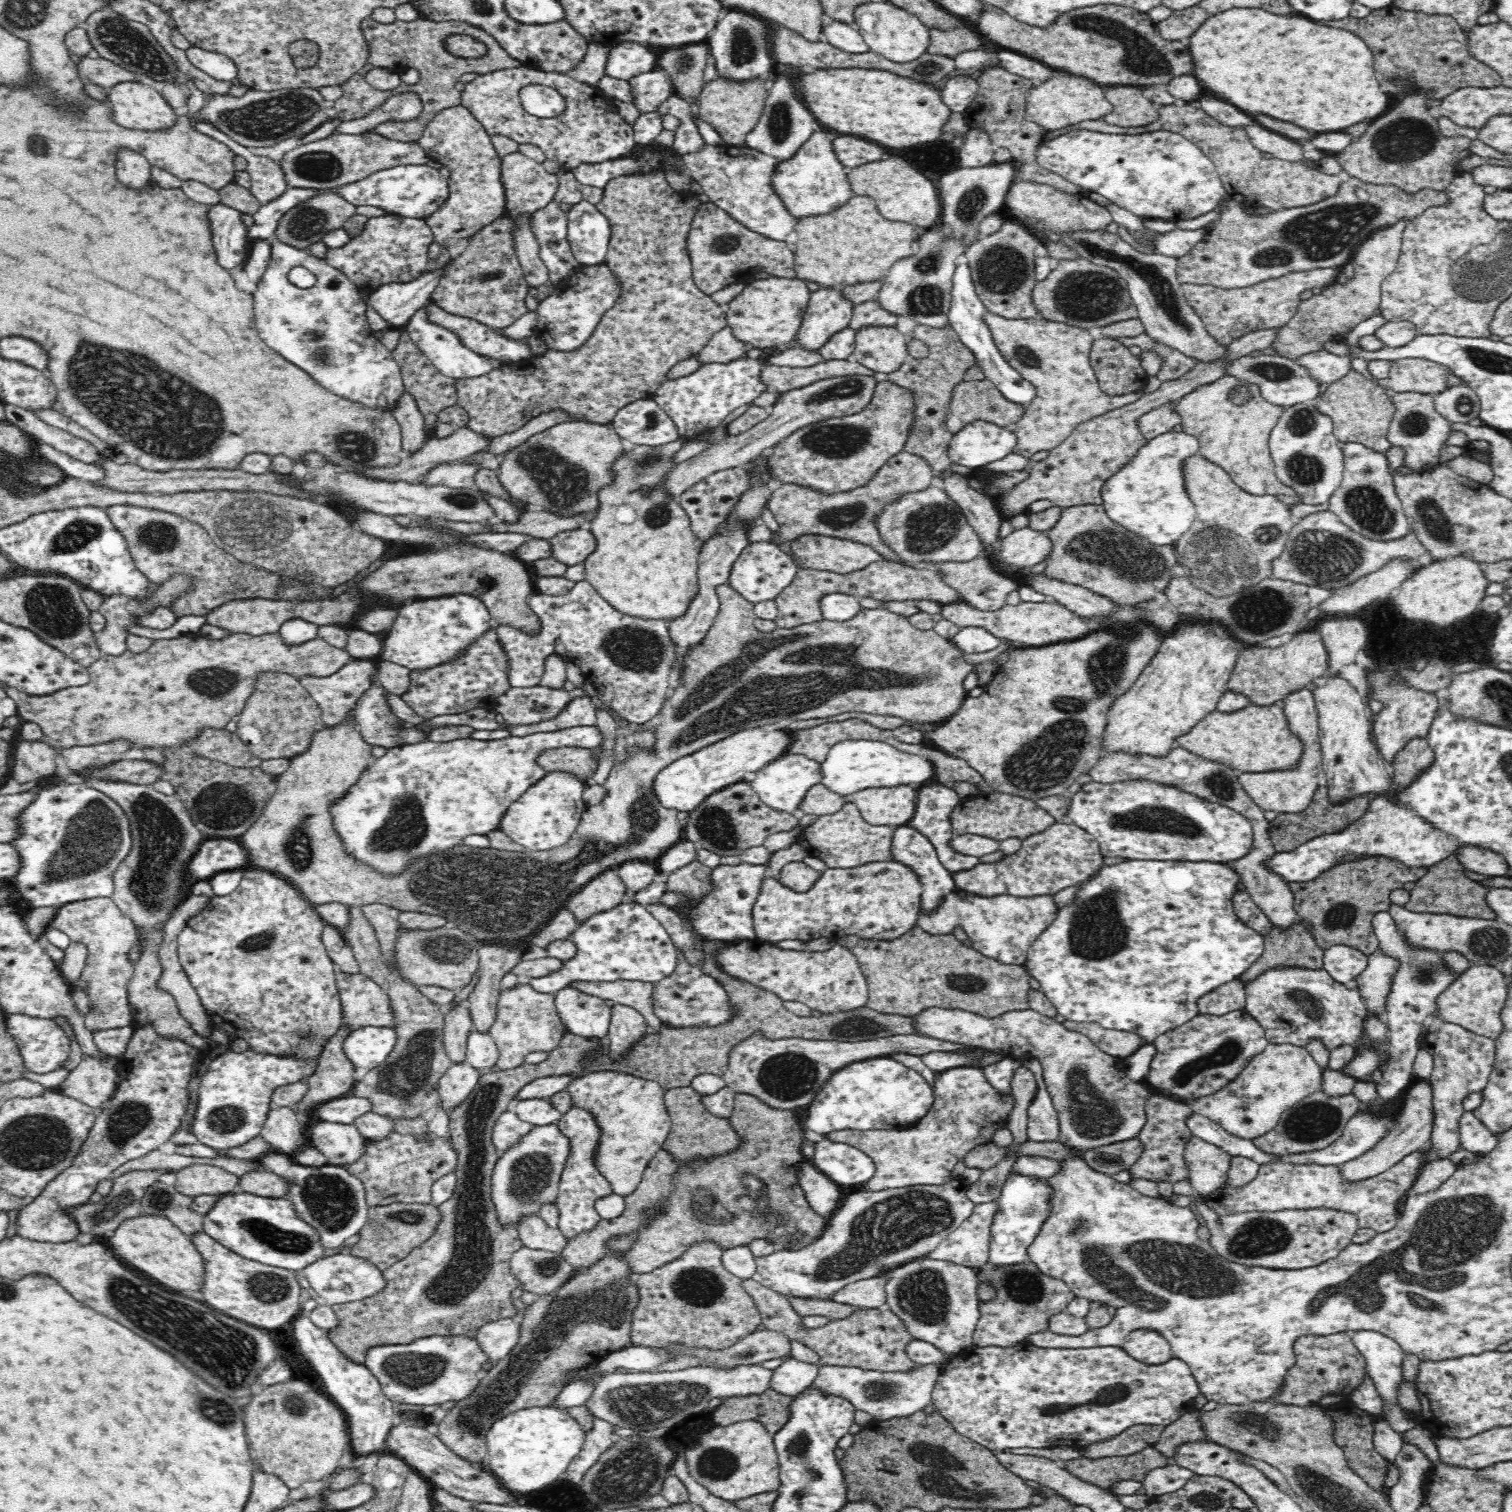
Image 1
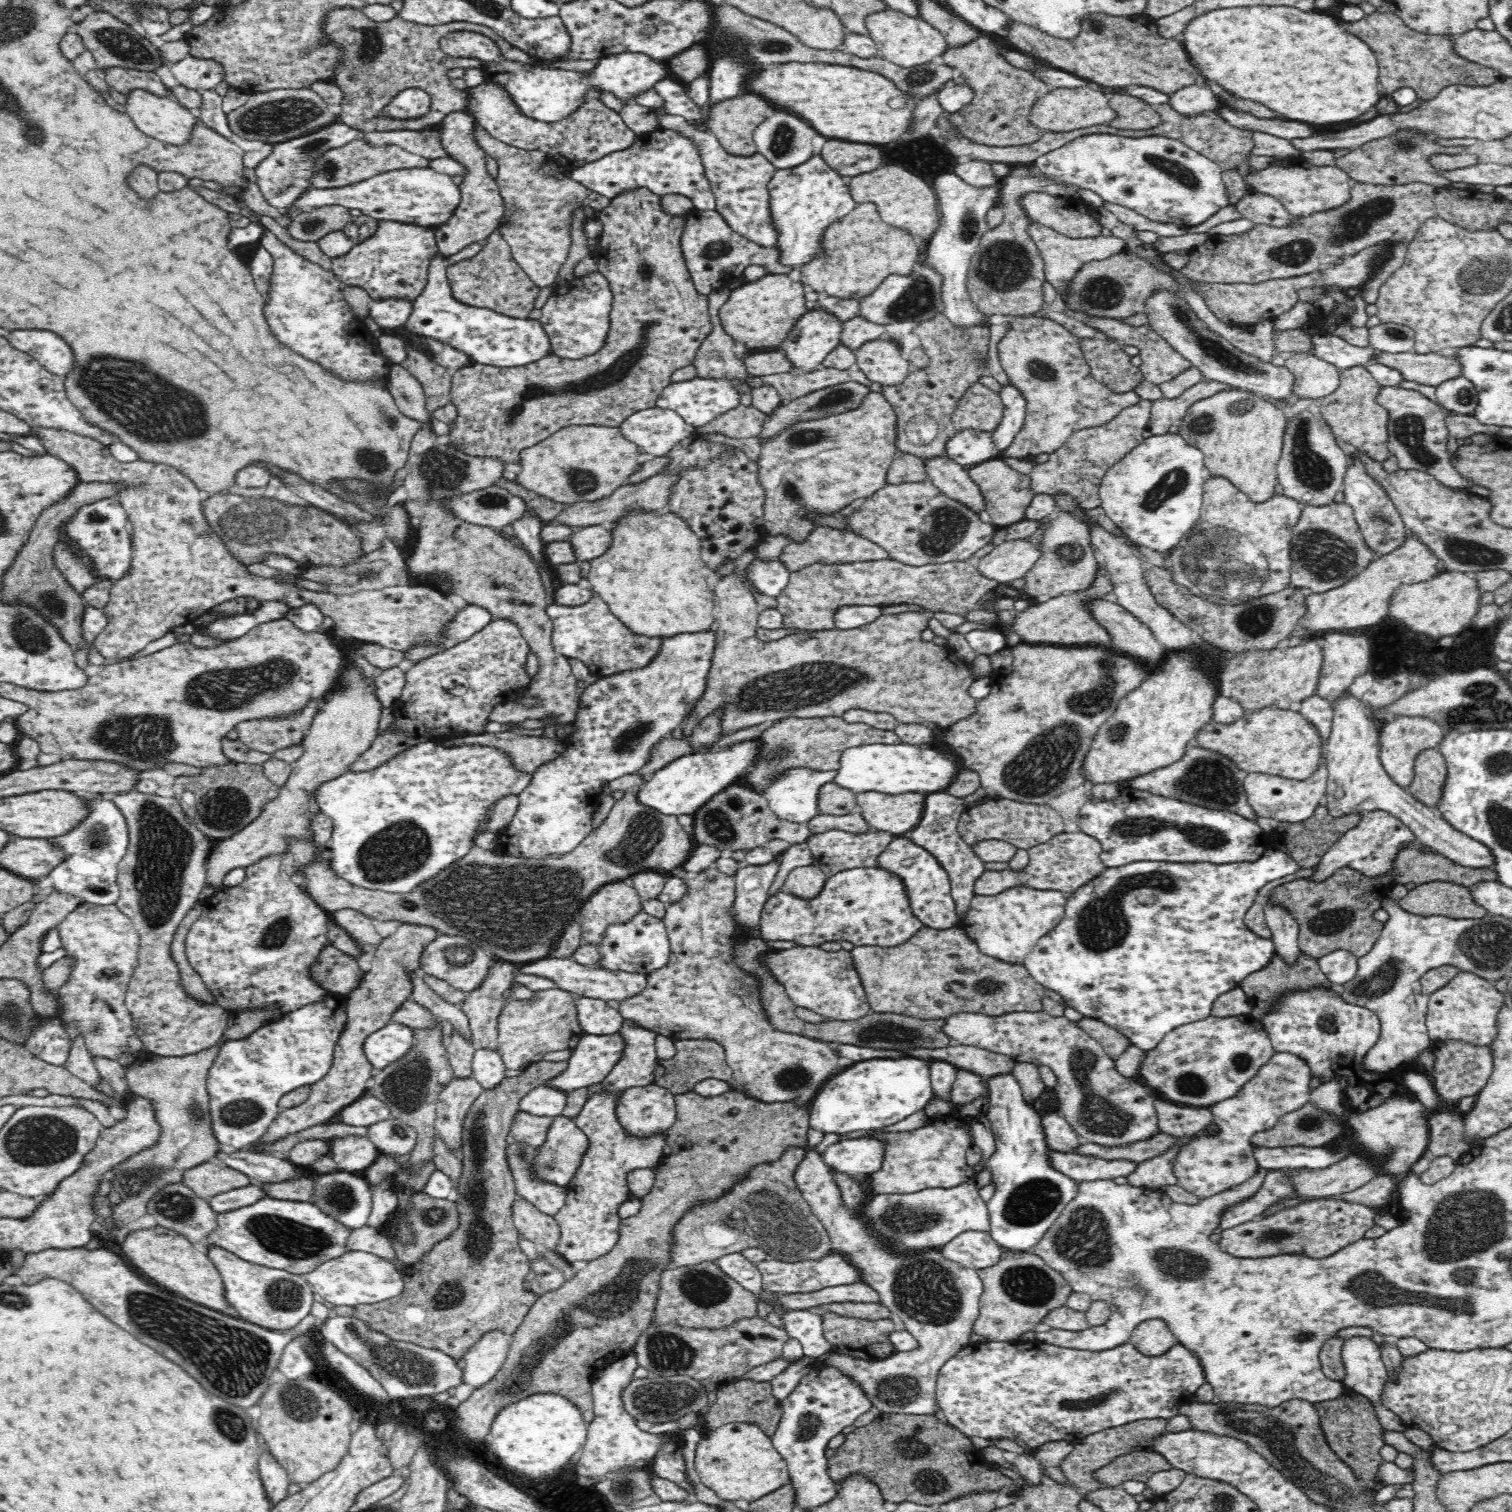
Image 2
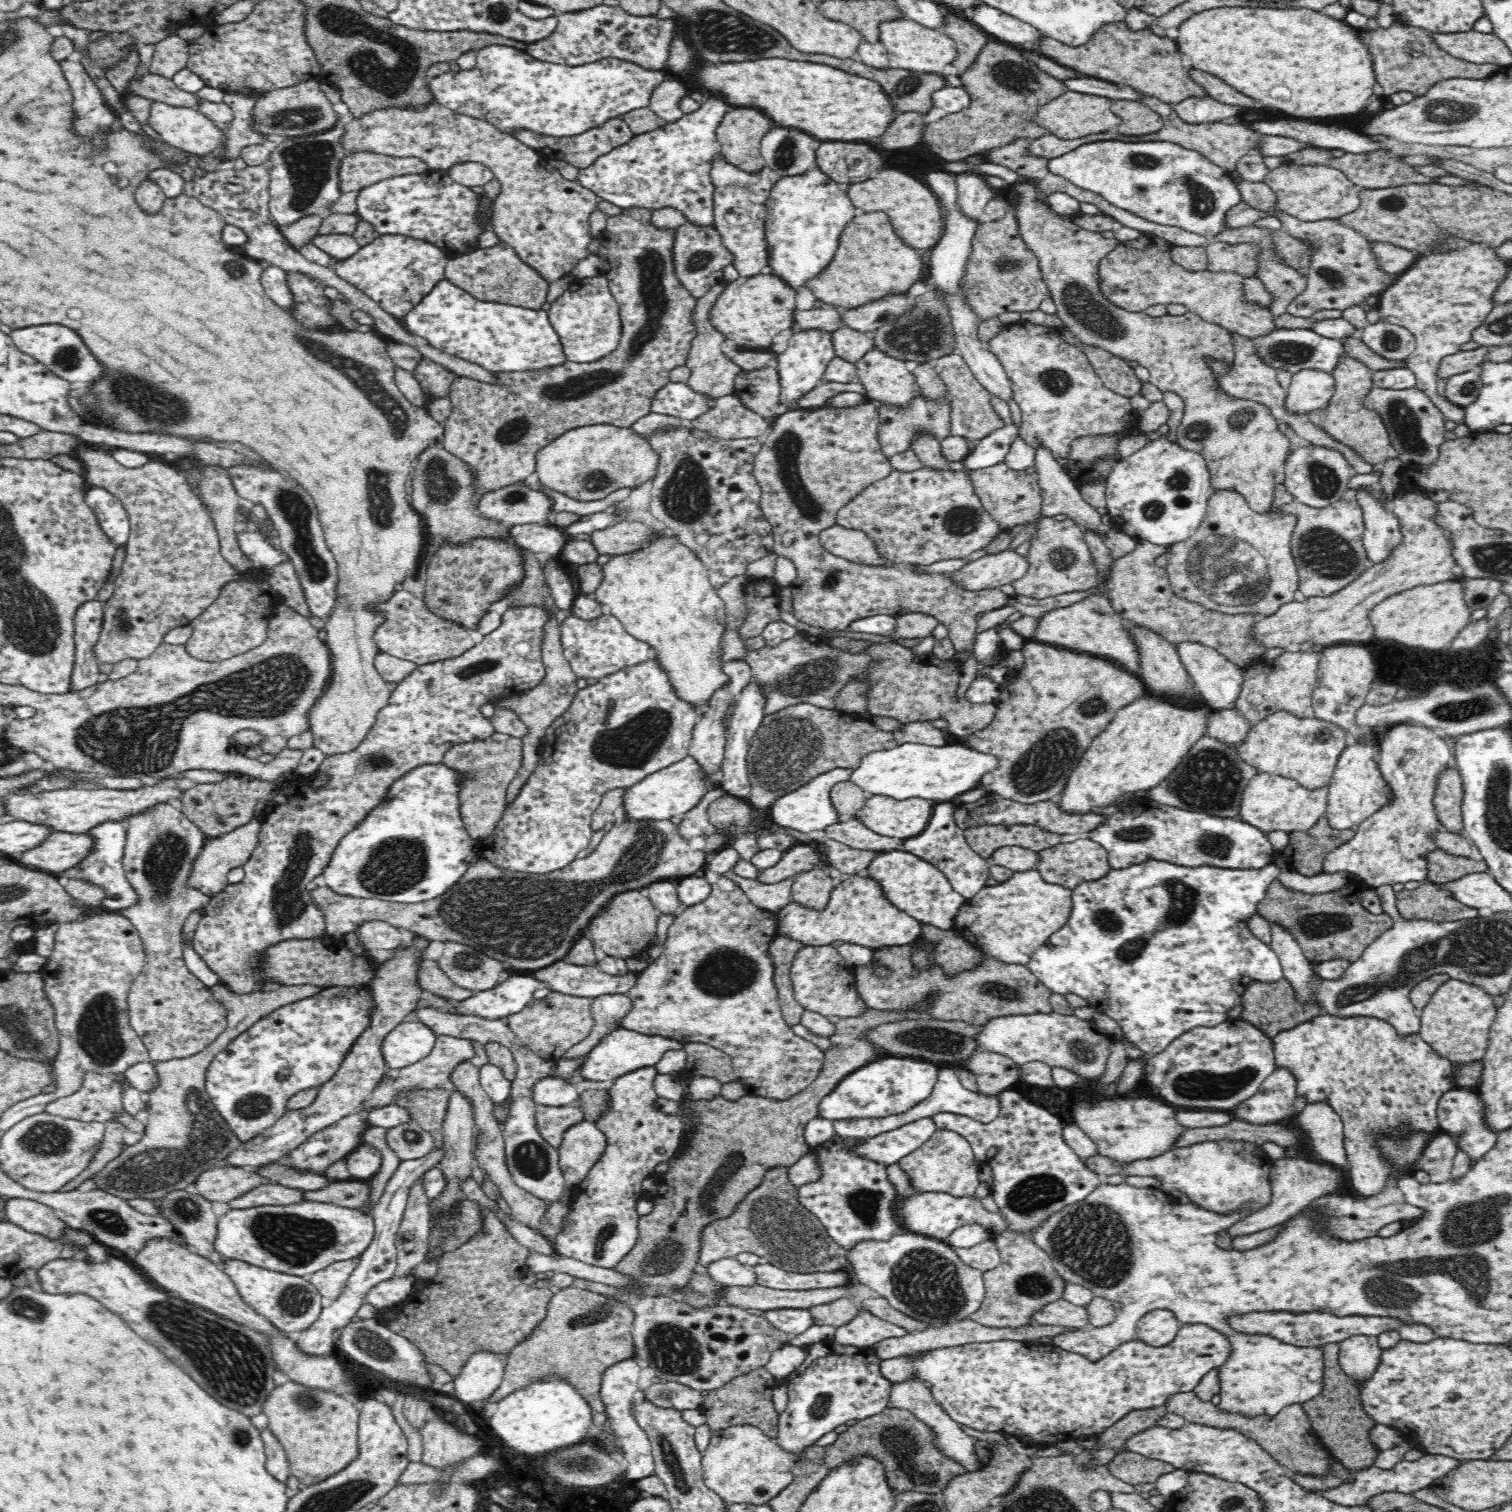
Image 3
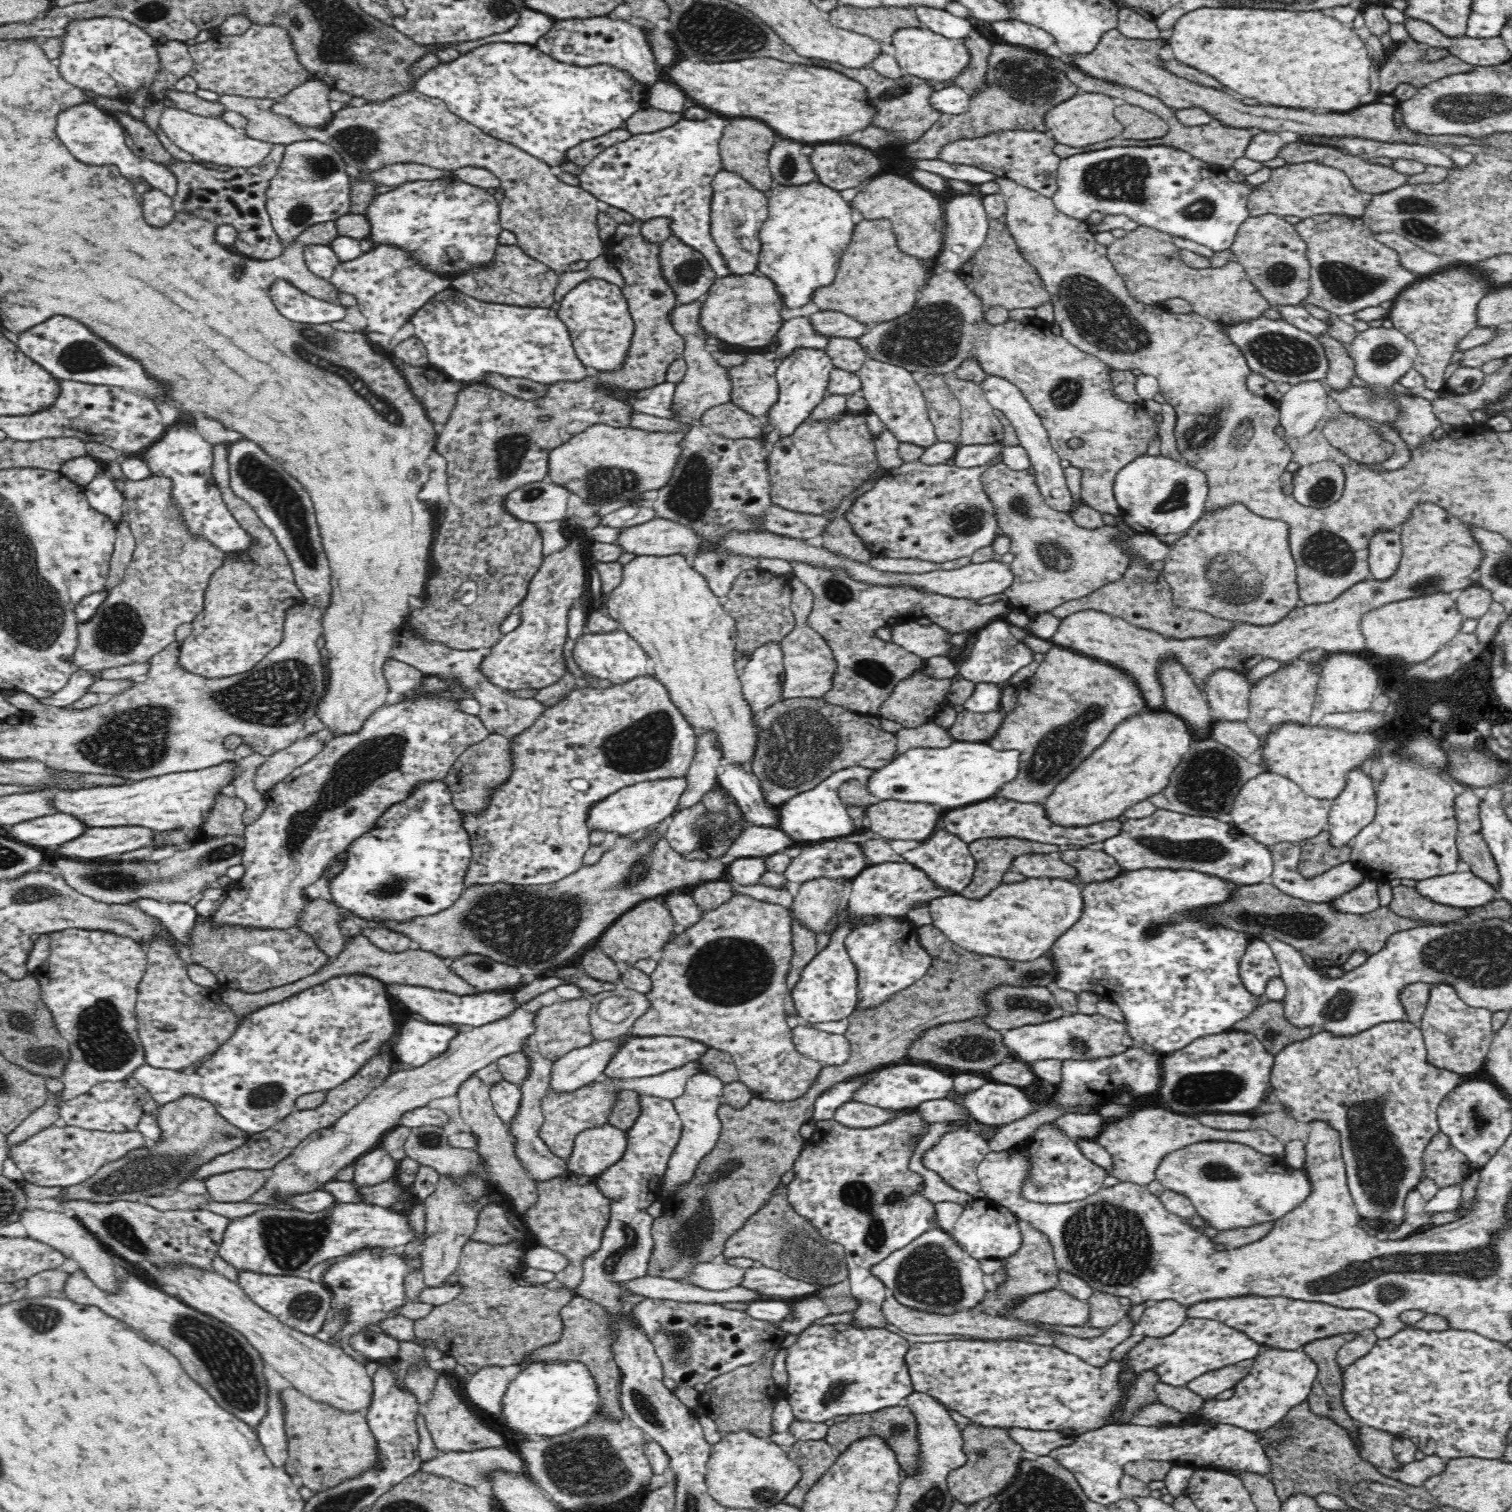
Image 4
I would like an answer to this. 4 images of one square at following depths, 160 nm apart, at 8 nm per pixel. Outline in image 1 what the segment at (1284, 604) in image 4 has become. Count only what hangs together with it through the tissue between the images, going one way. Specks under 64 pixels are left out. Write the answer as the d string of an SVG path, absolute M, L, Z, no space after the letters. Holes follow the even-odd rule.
M1199 454L1183 462L1183 473L1187 493L1197 510L1194 526L1174 544L1177 564L1181 564L1186 571L1183 578L1199 589L1223 597L1238 594L1243 588L1272 577L1273 561L1284 554L1290 531L1296 524L1296 519L1292 517L1292 506L1274 495L1258 496L1244 492L1222 467Z

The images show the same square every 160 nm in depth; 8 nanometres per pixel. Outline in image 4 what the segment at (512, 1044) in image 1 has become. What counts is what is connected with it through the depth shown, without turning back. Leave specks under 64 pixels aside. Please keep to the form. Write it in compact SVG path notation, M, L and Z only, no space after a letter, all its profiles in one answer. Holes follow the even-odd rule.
M586 997L540 1007L535 1016L536 1034L532 1034L528 1038L526 1045L532 1052L538 1053L555 1063L571 1050L592 1044L596 1039L592 1035L591 1024L589 1023L591 1008L591 1000Z

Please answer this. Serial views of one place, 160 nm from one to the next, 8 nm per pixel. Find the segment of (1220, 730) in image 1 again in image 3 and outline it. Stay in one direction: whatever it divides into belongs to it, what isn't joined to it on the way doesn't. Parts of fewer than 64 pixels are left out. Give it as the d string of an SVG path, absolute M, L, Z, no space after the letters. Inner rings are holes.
M1279 710L1251 725L1246 740L1236 747L1240 759L1258 773L1290 778L1307 790L1330 786L1341 752L1348 746L1347 734L1337 724L1316 718L1298 718Z

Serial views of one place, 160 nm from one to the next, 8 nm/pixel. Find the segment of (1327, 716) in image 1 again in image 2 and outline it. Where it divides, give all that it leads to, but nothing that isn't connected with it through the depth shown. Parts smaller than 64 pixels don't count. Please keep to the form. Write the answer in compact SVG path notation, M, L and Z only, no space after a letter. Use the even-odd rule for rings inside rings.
M1346 695L1333 706L1334 716L1331 734L1329 735L1329 741L1325 746L1324 752L1325 766L1329 775L1327 792L1323 801L1326 810L1334 818L1345 817L1349 814L1356 813L1364 814L1372 811L1386 811L1396 818L1399 818L1412 831L1420 841L1420 844L1431 848L1436 853L1440 853L1462 866L1469 866L1470 868L1482 868L1482 866L1485 866L1486 868L1492 869L1494 857L1492 857L1492 851L1485 844L1474 841L1472 838L1467 837L1466 834L1462 834L1454 829L1438 809L1420 803L1409 792L1403 790L1390 779L1390 776L1385 772L1380 761L1378 726L1374 724L1368 708L1363 700L1356 699L1353 695Z

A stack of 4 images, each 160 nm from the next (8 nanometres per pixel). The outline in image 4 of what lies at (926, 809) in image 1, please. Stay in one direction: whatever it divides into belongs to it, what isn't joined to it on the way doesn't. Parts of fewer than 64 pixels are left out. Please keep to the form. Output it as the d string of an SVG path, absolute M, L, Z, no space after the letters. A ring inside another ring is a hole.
M942 824L937 826L930 839L920 842L917 848L904 852L903 857L906 863L924 871L928 875L928 879L934 883L934 887L953 894L961 893L961 890L964 890L972 882L976 868L969 844L945 832Z

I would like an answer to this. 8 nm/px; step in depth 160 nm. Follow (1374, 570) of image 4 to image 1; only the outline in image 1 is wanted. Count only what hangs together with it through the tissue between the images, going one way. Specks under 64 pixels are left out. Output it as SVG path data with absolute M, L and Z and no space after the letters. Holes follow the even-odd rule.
M1362 443L1342 444L1343 477L1341 485L1329 498L1330 507L1340 520L1354 532L1374 541L1395 541L1405 537L1411 530L1408 517L1396 494L1392 480L1391 468L1382 451L1375 451Z

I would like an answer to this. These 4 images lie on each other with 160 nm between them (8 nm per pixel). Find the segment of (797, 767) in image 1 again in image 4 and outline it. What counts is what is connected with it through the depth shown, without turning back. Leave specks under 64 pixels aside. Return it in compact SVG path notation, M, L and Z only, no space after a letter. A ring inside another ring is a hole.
M852 766L832 774L830 778L820 782L813 790L798 794L786 803L780 804L778 806L780 829L795 841L800 840L808 844L832 841L857 834L854 831L852 818L848 815L848 810L838 795L838 788L841 788L846 781L853 779L866 784L874 774L876 774L874 769Z

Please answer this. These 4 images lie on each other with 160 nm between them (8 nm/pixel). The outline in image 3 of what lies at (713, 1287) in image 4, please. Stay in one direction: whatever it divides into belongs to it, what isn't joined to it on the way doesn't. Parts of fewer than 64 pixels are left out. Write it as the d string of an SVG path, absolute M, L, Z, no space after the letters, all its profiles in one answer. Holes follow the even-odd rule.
M724 1258L706 1266L711 1280L726 1287L753 1286L757 1284L754 1270L743 1266L735 1258Z

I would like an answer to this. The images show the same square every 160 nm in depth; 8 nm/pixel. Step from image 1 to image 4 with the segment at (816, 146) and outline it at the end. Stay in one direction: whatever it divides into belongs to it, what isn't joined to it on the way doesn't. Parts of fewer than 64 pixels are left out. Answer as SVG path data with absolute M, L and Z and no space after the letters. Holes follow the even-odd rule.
M820 181L802 186L776 185L767 193L767 198L769 215L759 232L761 250L756 273L774 282L776 291L782 294L782 302L788 309L799 309L813 300L816 290L834 282L839 260L853 237L855 224L852 221L852 206L840 197L837 190Z

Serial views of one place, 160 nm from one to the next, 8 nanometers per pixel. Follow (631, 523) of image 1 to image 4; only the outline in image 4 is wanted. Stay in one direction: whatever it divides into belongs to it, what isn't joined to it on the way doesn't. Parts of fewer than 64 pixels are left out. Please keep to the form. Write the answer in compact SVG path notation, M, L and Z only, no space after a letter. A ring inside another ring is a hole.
M681 554L638 556L634 562L623 566L622 582L606 595L604 608L612 619L619 622L620 628L646 651L652 660L653 675L666 687L670 700L696 734L716 733L716 743L724 763L743 766L747 772L754 774L752 760L761 728L754 719L752 707L744 698L736 671L736 621L724 611L706 579L694 569L692 563Z

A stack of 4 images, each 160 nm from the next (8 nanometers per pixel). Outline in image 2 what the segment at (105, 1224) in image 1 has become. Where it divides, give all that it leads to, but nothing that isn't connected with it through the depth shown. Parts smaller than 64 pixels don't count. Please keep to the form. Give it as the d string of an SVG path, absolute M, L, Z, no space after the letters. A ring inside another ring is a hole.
M272 1002L264 1008L244 1008L228 1015L227 1029L220 1040L212 1046L186 1056L159 1056L148 1053L136 1058L126 1071L126 1080L133 1093L150 1100L154 1117L160 1125L158 1142L126 1158L110 1169L106 1181L112 1183L113 1193L121 1198L115 1207L115 1222L126 1226L147 1212L149 1200L166 1185L178 1184L183 1174L196 1165L210 1162L220 1152L219 1140L215 1138L210 1114L207 1075L221 1046L232 1040L241 1040L253 1034L268 1020L280 1016L281 1006Z

